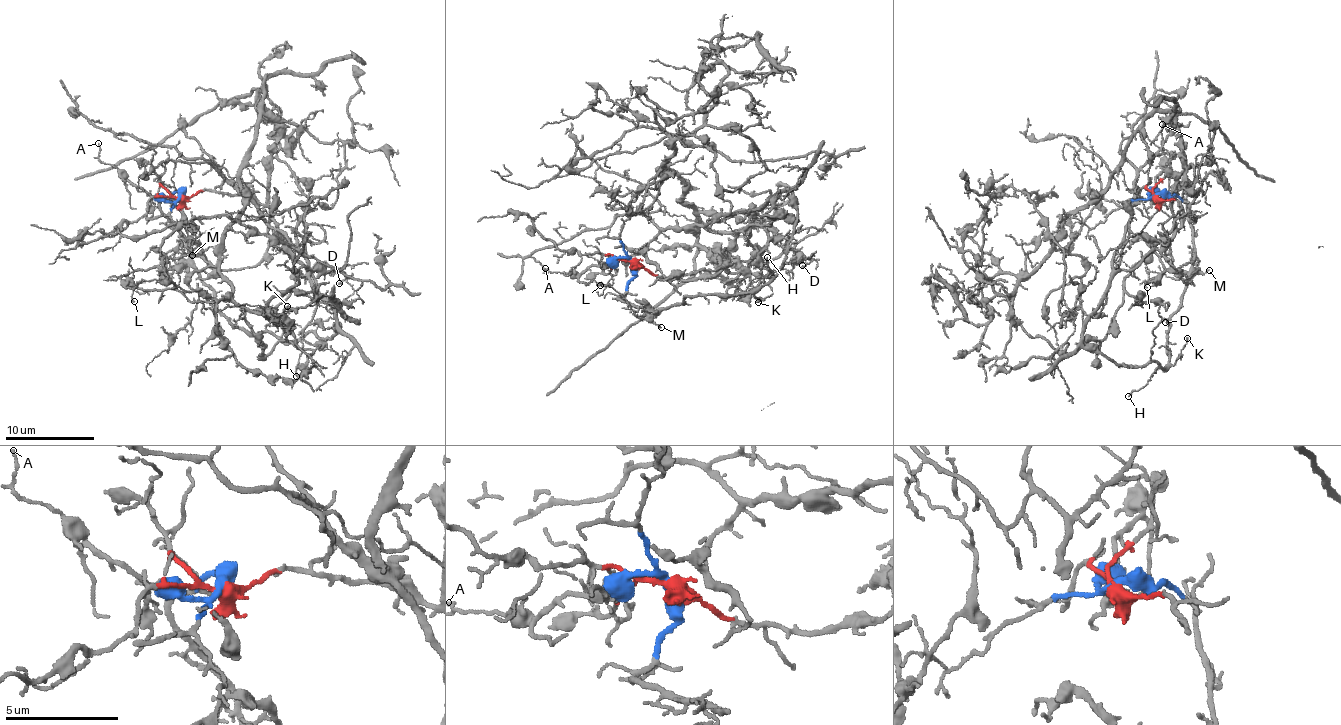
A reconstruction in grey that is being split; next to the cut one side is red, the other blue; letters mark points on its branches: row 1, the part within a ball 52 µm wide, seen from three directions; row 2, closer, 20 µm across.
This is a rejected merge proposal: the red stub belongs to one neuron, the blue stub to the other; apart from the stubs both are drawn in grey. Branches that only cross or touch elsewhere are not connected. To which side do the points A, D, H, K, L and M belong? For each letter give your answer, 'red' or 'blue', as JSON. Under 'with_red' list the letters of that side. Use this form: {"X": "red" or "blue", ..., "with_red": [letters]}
{"A": "blue", "D": "blue", "H": "blue", "K": "blue", "L": "blue", "M": "blue", "with_red": []}

